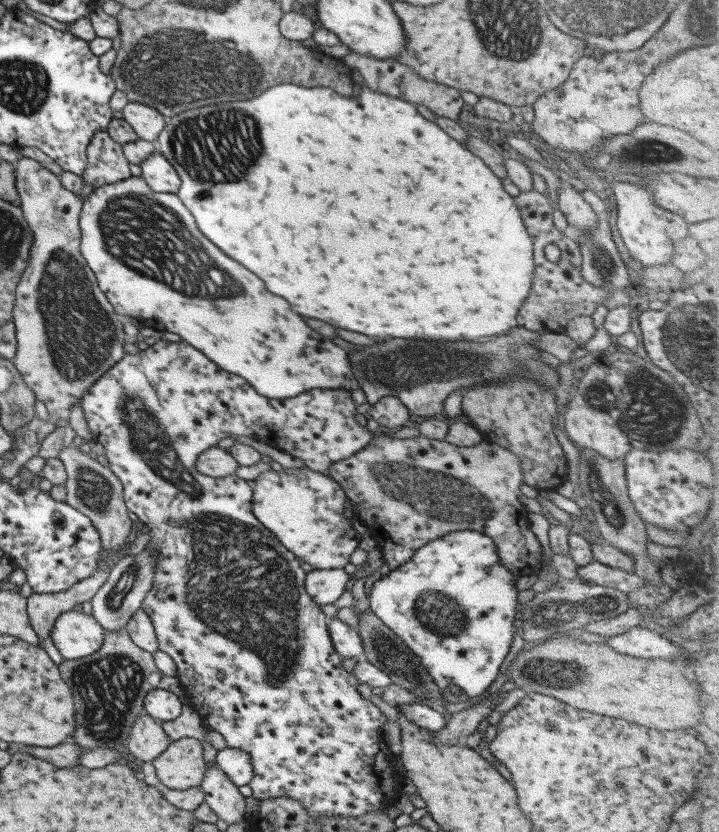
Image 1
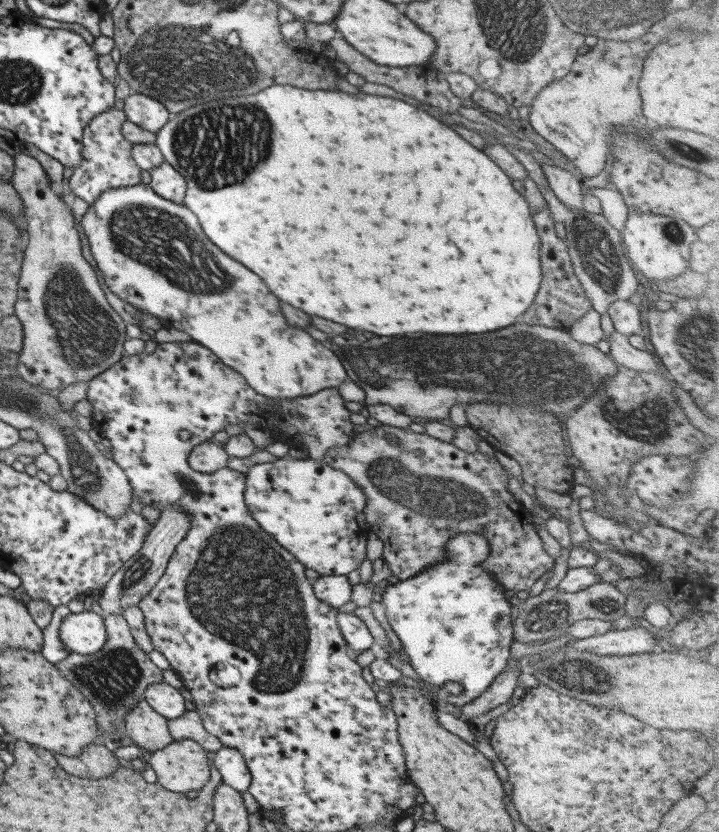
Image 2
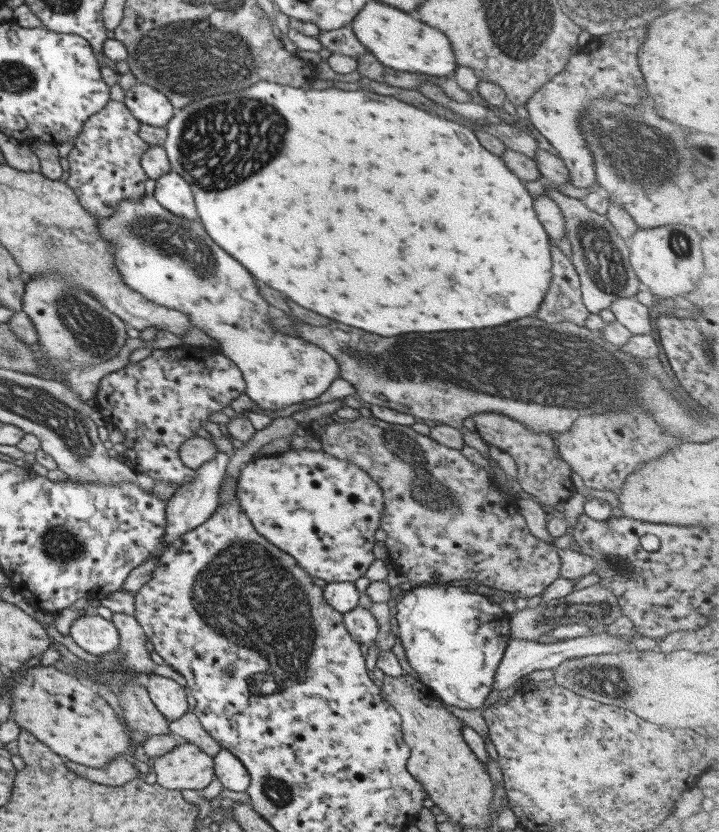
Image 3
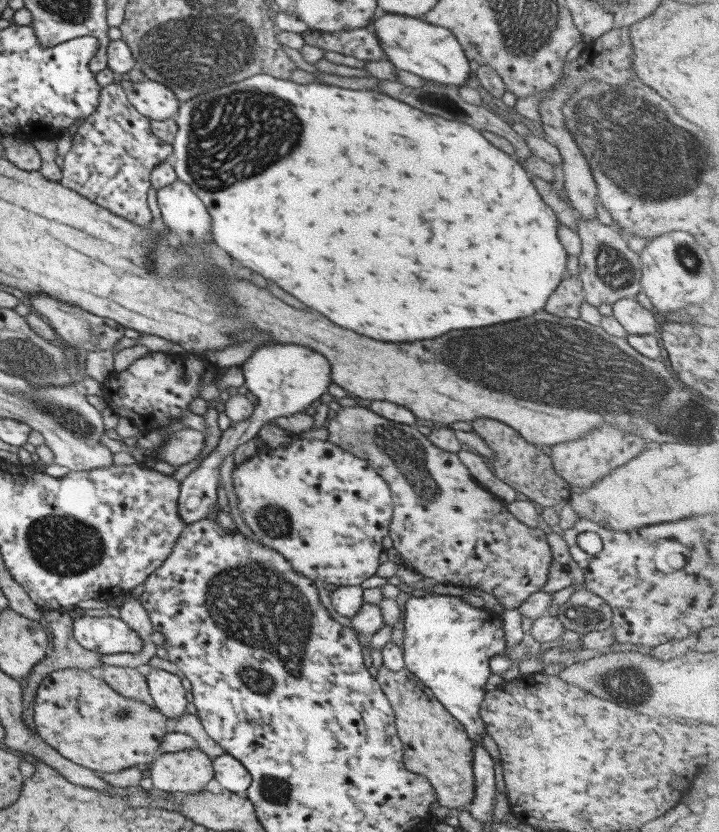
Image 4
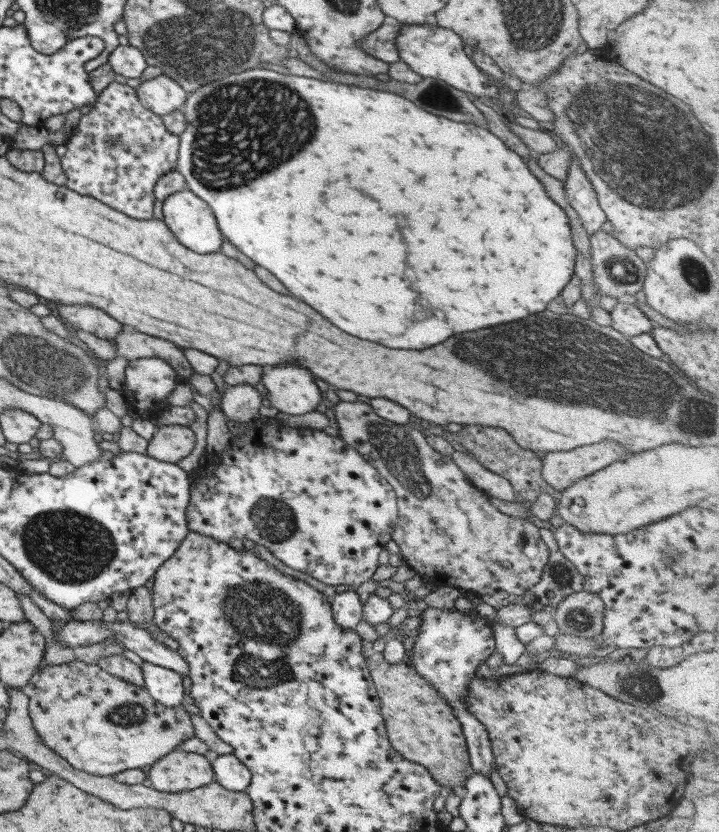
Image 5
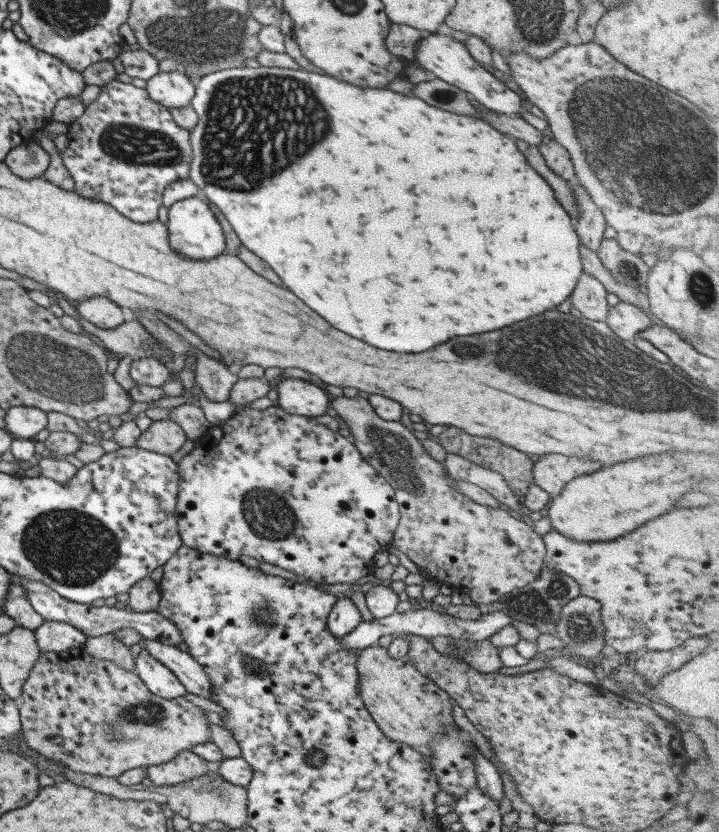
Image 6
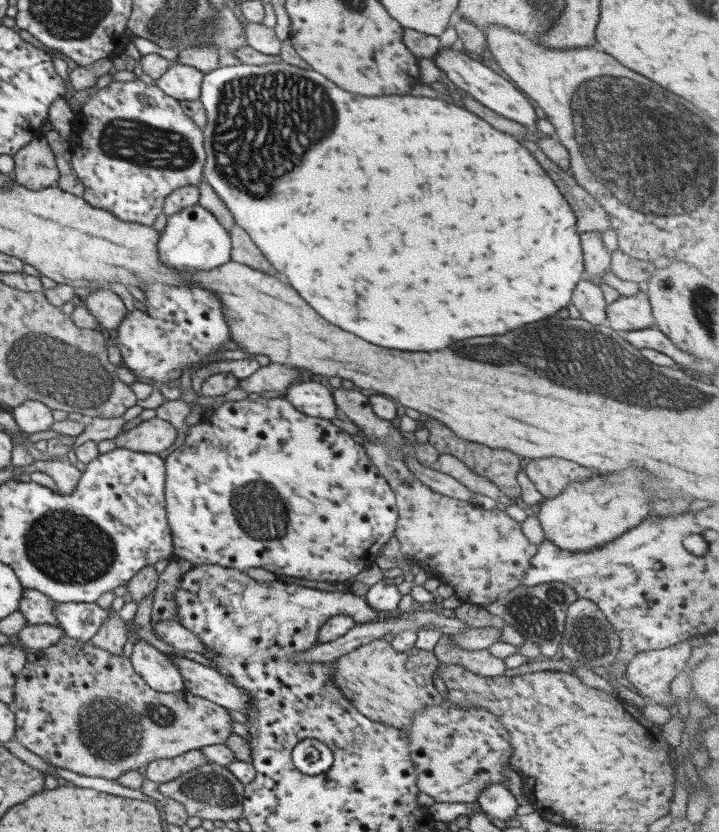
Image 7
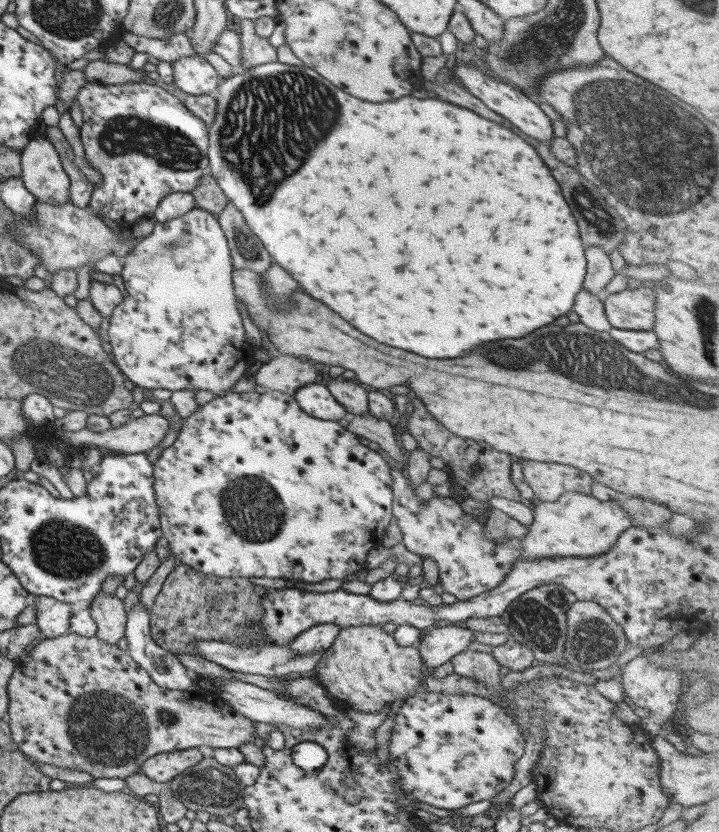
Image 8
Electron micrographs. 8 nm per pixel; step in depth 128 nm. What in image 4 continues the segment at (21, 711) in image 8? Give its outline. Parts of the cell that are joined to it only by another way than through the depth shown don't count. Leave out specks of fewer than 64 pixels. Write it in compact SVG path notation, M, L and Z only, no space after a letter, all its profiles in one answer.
M77 668L60 669L46 674L33 694L34 730L47 746L55 749L62 757L88 768L93 772L110 773L122 768L139 766L146 768L162 752L158 749L165 733L165 720L154 706L151 708L140 700L125 698L115 692L98 674Z

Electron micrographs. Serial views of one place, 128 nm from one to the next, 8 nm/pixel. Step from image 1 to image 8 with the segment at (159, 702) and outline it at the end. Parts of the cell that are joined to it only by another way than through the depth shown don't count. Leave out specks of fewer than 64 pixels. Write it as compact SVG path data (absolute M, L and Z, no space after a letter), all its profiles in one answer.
M138 603L126 614L126 623L124 626L124 637L127 641L126 651L129 657L137 663L140 668L146 671L150 679L160 688L167 690L189 691L194 689L191 679L191 673L187 671L178 662L176 656L168 650L157 646L150 637L149 630L149 610L146 610L142 604Z

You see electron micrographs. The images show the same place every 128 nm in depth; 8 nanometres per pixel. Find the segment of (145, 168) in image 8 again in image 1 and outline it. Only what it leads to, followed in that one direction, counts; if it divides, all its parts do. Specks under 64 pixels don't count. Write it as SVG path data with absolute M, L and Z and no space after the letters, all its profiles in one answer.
M106 128L94 132L86 148L86 161L79 175L83 186L89 184L94 189L131 178L129 162L122 153L121 144L106 133Z

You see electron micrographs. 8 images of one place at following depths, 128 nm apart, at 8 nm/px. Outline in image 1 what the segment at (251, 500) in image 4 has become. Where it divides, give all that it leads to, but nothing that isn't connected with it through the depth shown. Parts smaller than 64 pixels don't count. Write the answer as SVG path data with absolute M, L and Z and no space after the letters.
M307 467L282 468L282 473L272 469L263 471L251 486L253 516L298 560L317 570L343 570L349 564L349 556L359 545L360 536L353 531L343 511L347 498L337 481Z

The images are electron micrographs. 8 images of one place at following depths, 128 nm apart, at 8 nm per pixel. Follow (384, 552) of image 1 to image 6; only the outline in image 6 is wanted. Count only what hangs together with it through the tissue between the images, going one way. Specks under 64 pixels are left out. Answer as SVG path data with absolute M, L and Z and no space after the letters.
M365 395L356 397L331 398L329 405L343 420L343 426L351 433L351 442L360 452L363 462L368 462L394 490L394 498L399 504L400 519L392 535L391 544L415 563L421 574L452 591L467 594L476 605L487 605L499 601L503 595L531 584L542 572L545 545L532 527L519 521L499 508L491 508L473 502L461 494L451 483L452 478L444 470L443 464L428 455L420 436L401 425L399 421L385 421L379 418L367 402Z

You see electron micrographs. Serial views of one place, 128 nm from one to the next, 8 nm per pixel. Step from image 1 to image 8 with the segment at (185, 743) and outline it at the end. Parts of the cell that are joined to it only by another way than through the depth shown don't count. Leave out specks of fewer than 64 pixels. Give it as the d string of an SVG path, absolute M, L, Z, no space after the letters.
M197 747L155 754L140 764L141 772L155 782L168 783L174 776L197 765L203 758Z

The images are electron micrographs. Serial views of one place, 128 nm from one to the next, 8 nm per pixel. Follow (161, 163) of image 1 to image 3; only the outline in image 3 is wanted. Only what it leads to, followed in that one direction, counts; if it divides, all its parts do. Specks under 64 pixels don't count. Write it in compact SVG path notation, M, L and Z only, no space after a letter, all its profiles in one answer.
M169 169L155 180L152 195L170 213L190 221L198 221L191 189L175 171Z

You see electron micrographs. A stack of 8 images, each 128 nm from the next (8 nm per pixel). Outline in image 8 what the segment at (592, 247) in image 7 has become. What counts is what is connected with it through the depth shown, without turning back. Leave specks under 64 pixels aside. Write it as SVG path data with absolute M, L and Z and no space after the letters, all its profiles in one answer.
M587 246L585 258L587 258L587 272L585 272L583 288L592 295L599 296L601 289L615 275L615 271L611 269L609 257L602 248Z

